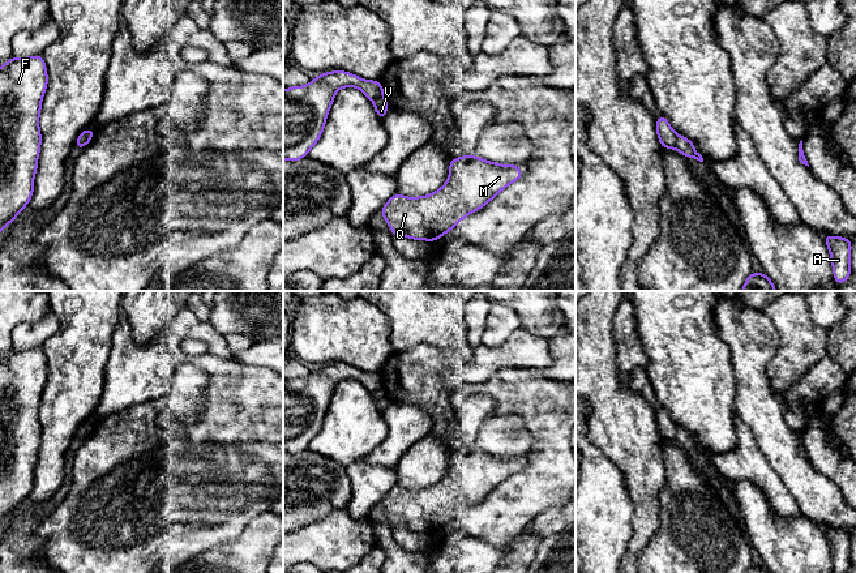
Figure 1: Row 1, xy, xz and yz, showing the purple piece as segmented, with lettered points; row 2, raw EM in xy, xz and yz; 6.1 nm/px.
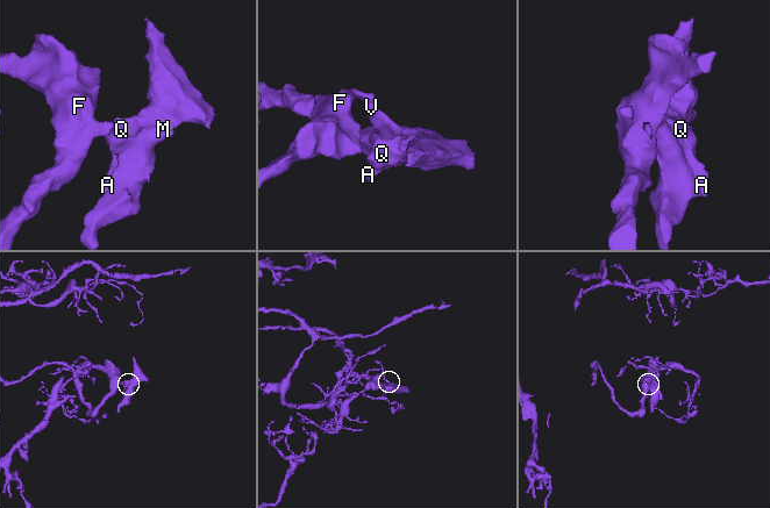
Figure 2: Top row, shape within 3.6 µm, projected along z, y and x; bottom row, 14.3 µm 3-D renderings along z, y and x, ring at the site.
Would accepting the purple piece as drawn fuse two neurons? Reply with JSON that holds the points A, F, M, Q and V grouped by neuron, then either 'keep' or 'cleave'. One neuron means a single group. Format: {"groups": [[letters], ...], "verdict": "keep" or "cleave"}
{"groups": [["A", "M", "Q", "V"], ["F"]], "verdict": "cleave"}

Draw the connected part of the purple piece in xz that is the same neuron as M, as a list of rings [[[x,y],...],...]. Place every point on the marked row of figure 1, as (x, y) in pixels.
[[[459,155],[449,162],[448,181],[436,192],[420,197],[393,194],[380,210],[393,231],[393,238],[405,236],[412,240],[435,243],[467,217],[493,200],[504,188],[523,178],[519,164],[500,164],[476,155]]]

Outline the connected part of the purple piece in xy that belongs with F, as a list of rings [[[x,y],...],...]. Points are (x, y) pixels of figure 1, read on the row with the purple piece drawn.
[[[43,55],[12,56],[0,67],[0,232],[25,209],[34,193],[42,145],[39,116],[48,74]]]

